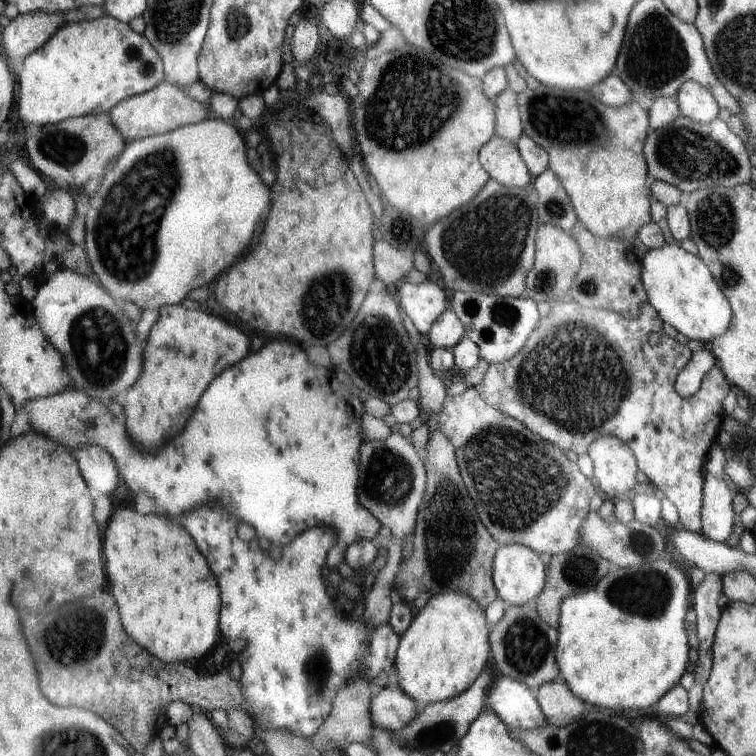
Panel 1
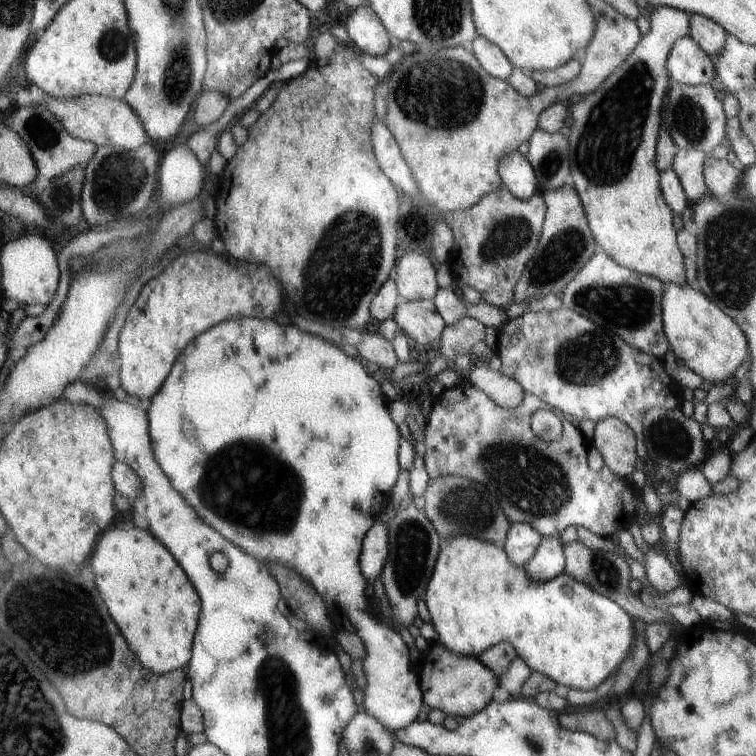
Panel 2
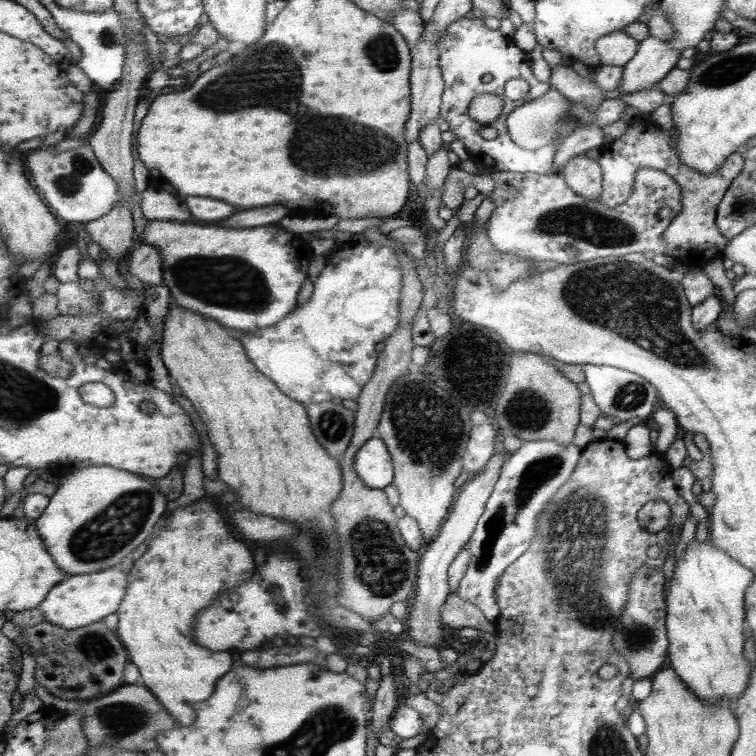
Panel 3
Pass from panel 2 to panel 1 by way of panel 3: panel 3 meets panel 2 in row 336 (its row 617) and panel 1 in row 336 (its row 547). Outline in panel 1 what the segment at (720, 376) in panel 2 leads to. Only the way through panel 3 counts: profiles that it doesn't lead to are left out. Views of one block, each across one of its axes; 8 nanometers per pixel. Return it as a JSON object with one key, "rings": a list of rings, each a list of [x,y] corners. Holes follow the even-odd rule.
{"rings":[[[677,242],[667,243],[659,250],[648,249],[642,261],[642,280],[648,291],[649,303],[657,310],[664,322],[676,331],[684,334],[689,340],[697,340],[704,346],[729,328],[731,309],[727,300],[705,264],[681,248]]]}

